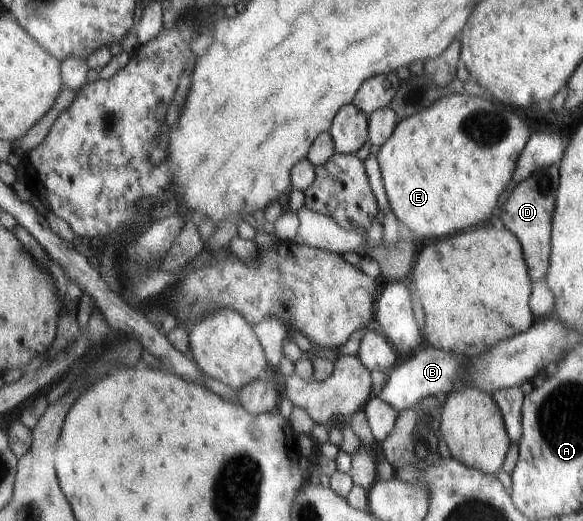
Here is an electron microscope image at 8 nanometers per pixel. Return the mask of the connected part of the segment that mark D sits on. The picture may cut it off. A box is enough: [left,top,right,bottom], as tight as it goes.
[500,165,559,282]

